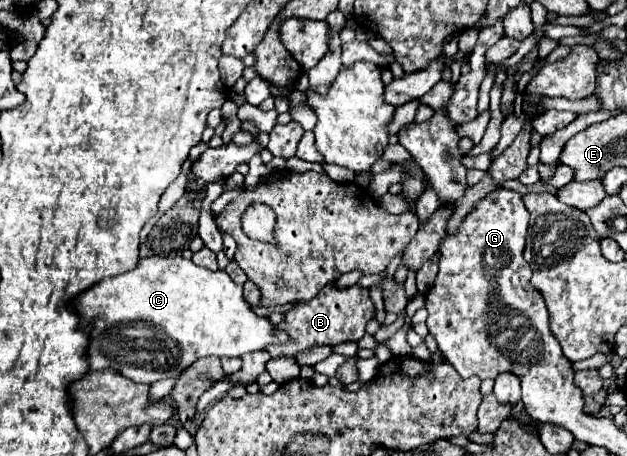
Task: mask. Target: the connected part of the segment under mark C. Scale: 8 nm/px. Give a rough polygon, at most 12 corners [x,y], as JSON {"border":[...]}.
{"border":[[182,256],[78,294],[92,370],[154,384],[288,340]]}

